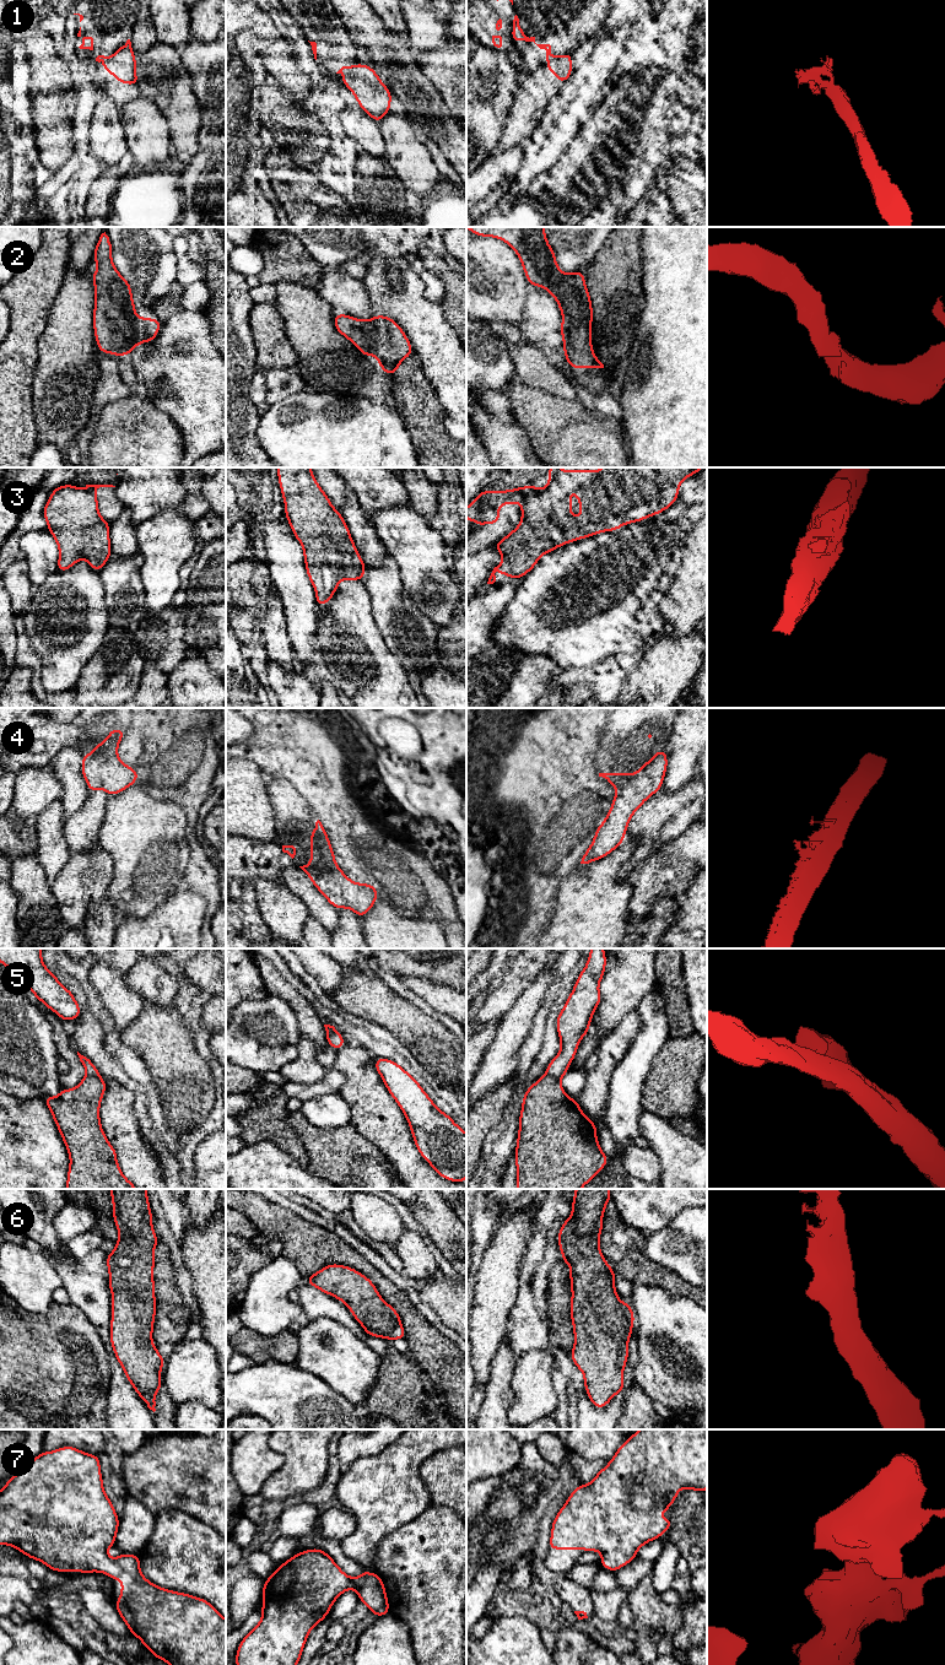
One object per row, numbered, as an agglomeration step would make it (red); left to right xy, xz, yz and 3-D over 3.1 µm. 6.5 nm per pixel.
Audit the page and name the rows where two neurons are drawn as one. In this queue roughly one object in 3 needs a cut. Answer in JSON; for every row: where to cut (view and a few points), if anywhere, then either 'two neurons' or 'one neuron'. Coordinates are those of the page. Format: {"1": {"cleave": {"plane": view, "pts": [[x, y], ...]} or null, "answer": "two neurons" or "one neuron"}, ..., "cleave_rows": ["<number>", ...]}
{"1": {"cleave": {"plane": "yz", "pts": [[552, 57], [549, 61]]}, "answer": "two neurons"}, "2": {"cleave": null, "answer": "one neuron"}, "3": {"cleave": null, "answer": "one neuron"}, "4": {"cleave": null, "answer": "one neuron"}, "5": {"cleave": {"plane": "xy", "pts": [[86, 1075], [98, 1076]]}, "answer": "two neurons"}, "6": {"cleave": null, "answer": "one neuron"}, "7": {"cleave": null, "answer": "one neuron"}, "cleave_rows": ["1", "5"]}

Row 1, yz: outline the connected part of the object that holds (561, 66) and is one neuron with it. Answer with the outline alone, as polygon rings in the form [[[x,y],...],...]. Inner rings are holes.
[[[566,53],[552,58],[547,63],[546,69],[556,76],[560,83],[565,82],[572,75],[572,54]]]

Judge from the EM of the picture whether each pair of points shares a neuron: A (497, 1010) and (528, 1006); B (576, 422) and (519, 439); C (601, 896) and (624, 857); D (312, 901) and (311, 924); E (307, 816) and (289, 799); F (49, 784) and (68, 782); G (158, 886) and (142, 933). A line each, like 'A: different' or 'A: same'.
A: different
B: different
C: same
D: different
E: same
F: different
G: different

